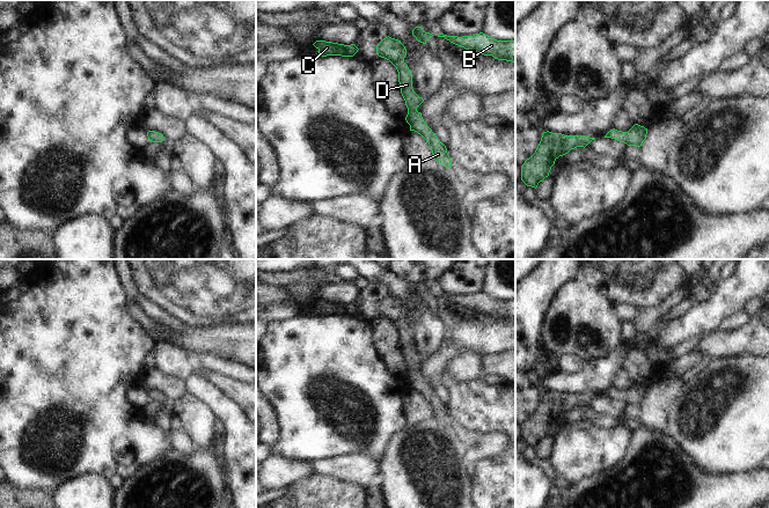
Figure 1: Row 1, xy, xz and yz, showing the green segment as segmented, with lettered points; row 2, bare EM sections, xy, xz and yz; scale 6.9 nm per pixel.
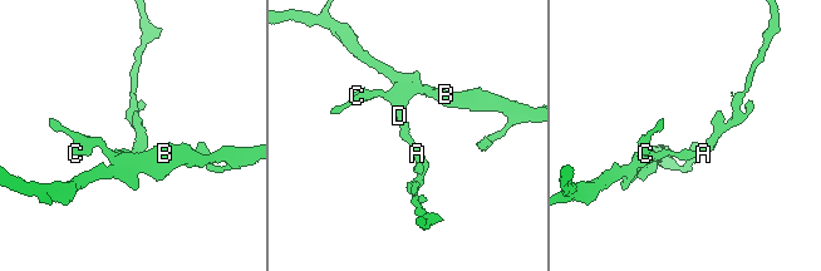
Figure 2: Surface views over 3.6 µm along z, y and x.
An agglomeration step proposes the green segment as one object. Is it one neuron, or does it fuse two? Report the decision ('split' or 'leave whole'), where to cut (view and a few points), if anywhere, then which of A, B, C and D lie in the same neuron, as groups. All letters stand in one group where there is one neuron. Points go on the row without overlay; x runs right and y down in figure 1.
leave whole | no cut | A B C D

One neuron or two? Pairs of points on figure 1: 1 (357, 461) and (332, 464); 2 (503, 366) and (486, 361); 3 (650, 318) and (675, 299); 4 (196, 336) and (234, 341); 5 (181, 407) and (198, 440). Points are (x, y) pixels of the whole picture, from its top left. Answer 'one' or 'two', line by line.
1: one
2: one
3: one
4: one
5: one

